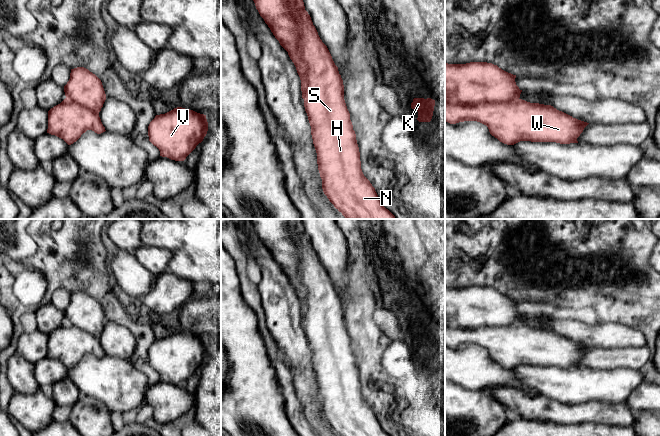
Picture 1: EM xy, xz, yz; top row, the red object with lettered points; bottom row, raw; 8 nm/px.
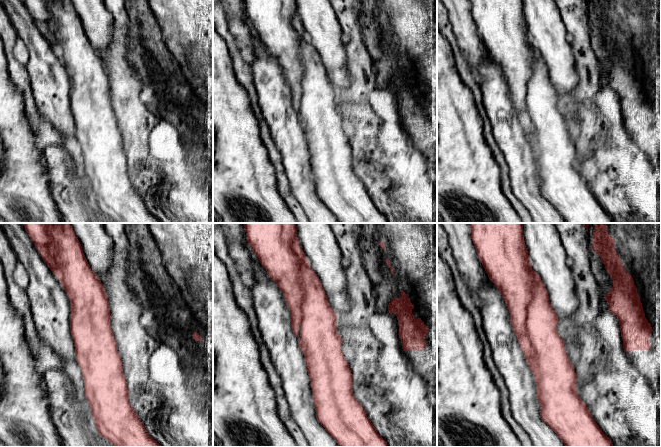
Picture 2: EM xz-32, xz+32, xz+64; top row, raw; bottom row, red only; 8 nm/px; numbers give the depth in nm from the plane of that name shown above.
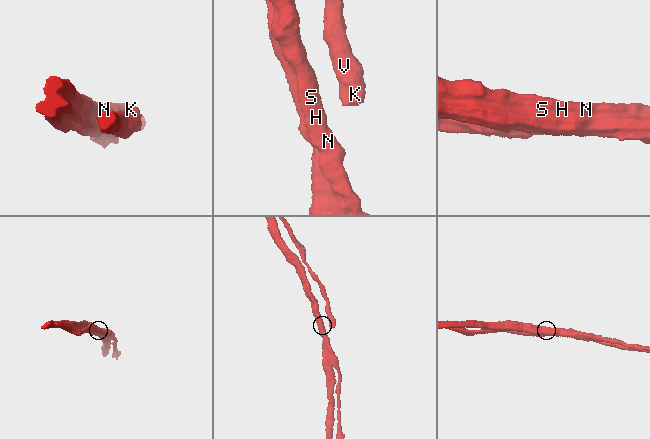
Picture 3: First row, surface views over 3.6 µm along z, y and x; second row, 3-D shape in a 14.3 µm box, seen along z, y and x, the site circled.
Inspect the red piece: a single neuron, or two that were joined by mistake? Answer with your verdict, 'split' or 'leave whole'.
split

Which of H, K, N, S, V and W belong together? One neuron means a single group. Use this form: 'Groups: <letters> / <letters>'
Groups: H N S / K V W

